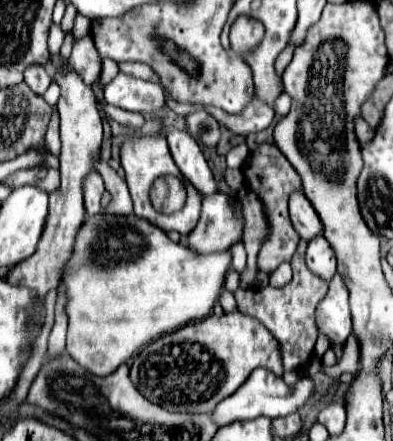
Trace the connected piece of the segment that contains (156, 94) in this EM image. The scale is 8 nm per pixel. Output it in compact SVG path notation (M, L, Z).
M119 71L111 83L105 87L105 101L109 105L121 107L125 111L137 113L159 113L165 107L163 91L145 79L135 79Z

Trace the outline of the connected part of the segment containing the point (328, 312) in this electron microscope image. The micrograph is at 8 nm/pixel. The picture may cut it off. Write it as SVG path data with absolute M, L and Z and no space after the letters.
M339 273L331 279L329 293L317 307L317 329L329 339L331 347L343 345L351 335L349 291Z

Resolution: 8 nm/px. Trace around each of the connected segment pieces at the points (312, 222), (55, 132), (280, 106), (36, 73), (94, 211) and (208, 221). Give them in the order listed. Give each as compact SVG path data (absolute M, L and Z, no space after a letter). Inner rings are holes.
M301 189L293 191L289 197L289 211L293 215L293 227L299 231L301 239L311 241L319 231L321 231L321 219L315 213L313 205L309 203L309 199L303 195Z
M53 111L51 123L49 123L49 129L47 129L47 135L45 135L45 147L47 147L53 155L59 155L59 153L61 153L61 139L59 139L59 115L57 115L57 111Z
M281 93L281 95L275 99L275 105L273 105L277 119L279 119L279 117L283 117L283 115L287 115L289 107L291 107L291 97L289 97L287 93Z
M31 65L25 71L25 83L31 87L31 91L35 91L37 95L43 95L47 91L47 87L53 83L53 79L49 77L49 73L45 71L45 67L39 65Z
M89 173L85 177L85 183L83 183L83 195L85 195L85 211L89 217L93 215L99 215L101 213L101 193L105 191L103 187L103 179L99 173Z
M217 191L203 199L199 225L189 233L187 245L197 253L227 251L243 239L243 223L243 205L235 197Z

